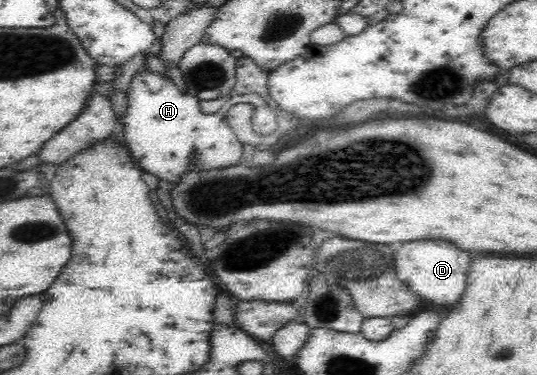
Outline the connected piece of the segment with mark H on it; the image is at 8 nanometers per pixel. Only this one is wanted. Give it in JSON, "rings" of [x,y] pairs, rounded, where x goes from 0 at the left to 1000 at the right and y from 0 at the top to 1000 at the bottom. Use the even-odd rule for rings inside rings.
{"rings":[[[257,189],[242,229],[235,307],[216,315],[216,347],[231,352],[244,413],[272,469],[296,469],[307,496],[333,485],[337,464],[350,456],[393,456],[451,437],[453,381],[441,373],[423,328],[423,296],[430,283],[449,272],[473,283],[467,325],[479,360],[507,360],[520,333],[507,285],[479,251],[434,256],[400,304],[378,304],[367,261],[337,245],[307,197]]]}

